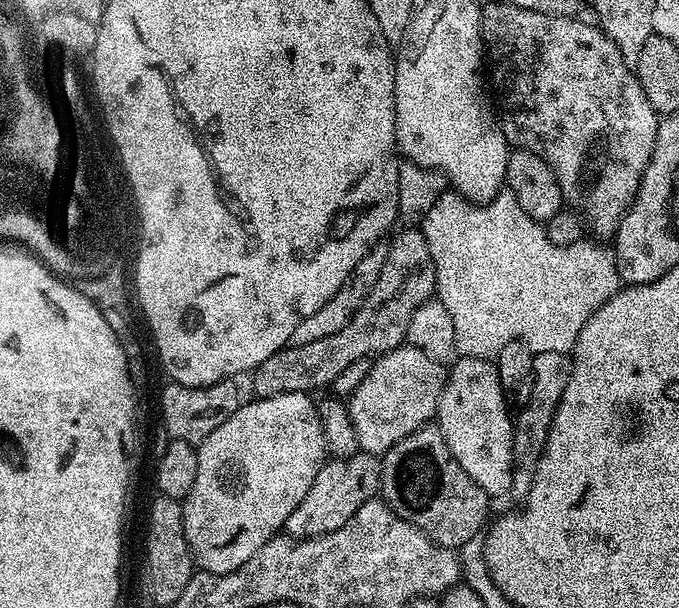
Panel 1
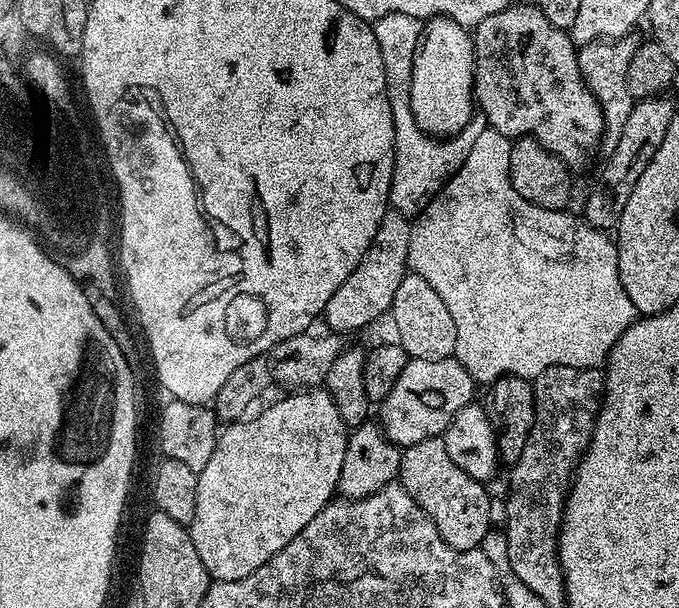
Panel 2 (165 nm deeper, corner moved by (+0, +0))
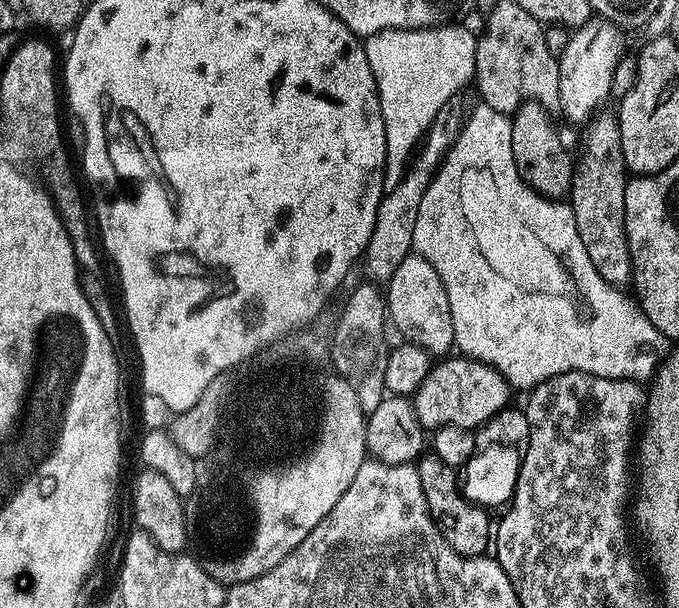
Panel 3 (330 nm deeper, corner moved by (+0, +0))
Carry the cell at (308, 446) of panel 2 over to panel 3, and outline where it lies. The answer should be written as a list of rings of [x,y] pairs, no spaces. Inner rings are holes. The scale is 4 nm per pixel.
[[[339,376],[328,396],[325,433],[319,447],[297,468],[288,473],[276,474],[273,478],[261,480],[256,487],[256,504],[259,505],[259,531],[255,548],[248,551],[244,560],[232,560],[232,564],[203,564],[206,574],[225,586],[250,582],[278,566],[286,554],[290,554],[334,510],[334,502],[346,494],[346,486],[354,482],[354,474],[363,466],[368,447],[366,446],[366,413],[358,406],[350,382]]]

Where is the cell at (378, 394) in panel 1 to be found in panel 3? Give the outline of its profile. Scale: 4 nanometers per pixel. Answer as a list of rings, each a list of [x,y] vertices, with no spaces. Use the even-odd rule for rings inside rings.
[[[444,358],[433,363],[422,386],[414,394],[416,417],[420,419],[423,428],[435,430],[442,426],[462,426],[476,430],[494,414],[509,407],[510,386],[504,381],[504,376],[498,374],[498,370],[483,364],[480,360],[448,359],[452,358]]]

